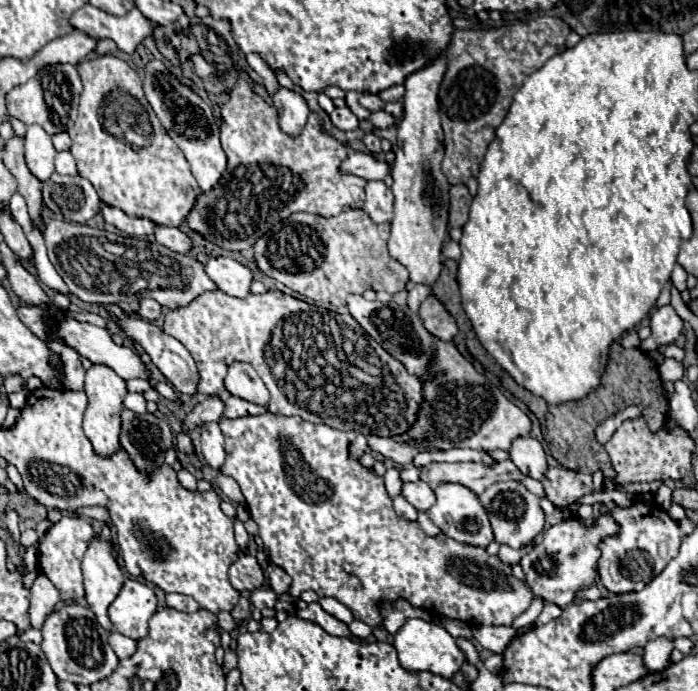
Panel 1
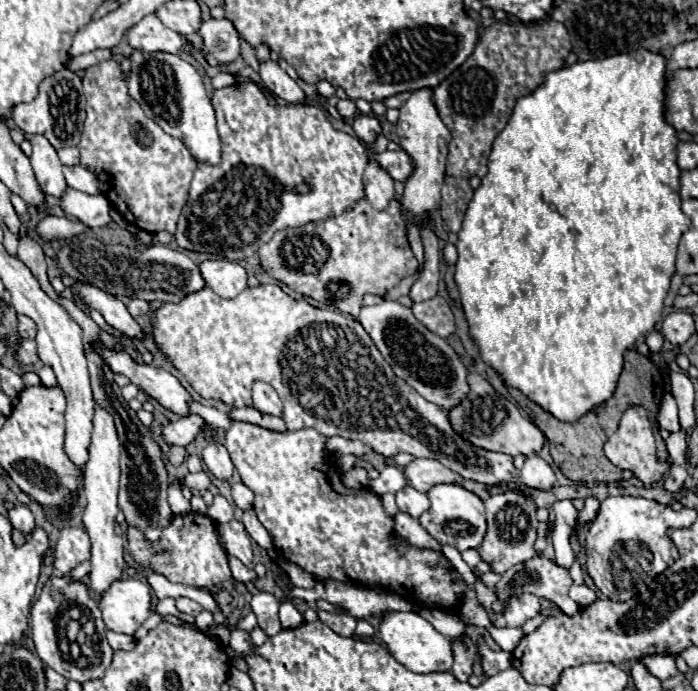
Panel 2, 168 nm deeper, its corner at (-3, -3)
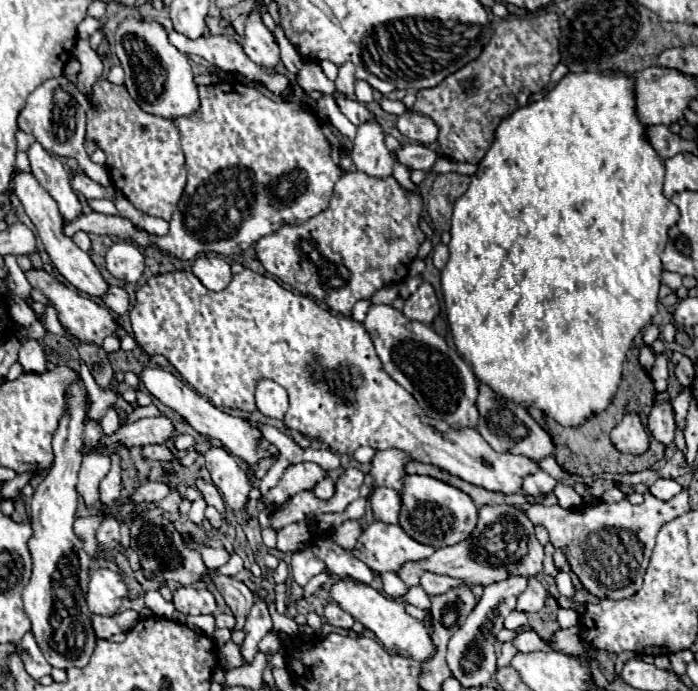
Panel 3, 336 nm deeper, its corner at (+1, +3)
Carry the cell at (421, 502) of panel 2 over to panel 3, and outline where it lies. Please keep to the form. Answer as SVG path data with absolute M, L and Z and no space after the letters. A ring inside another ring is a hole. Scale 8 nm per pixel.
M374 489L370 497L370 509L374 519L382 523L398 523L400 513L400 493L394 489Z

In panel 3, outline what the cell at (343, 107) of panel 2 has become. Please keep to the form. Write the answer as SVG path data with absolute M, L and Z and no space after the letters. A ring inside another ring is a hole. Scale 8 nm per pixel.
M344 63L338 67L338 77L336 77L336 89L338 93L346 97L354 97L354 65Z

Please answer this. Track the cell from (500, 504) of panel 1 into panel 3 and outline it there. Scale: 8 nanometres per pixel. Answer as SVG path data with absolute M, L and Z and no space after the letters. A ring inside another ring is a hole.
M484 505L478 511L478 525L468 539L452 547L436 549L426 559L408 561L396 571L396 575L408 587L420 585L420 575L424 571L456 577L466 581L468 585L490 585L490 583L504 581L510 575L534 577L542 571L542 559L544 559L544 547L538 543L534 535L534 525L528 521L528 517L520 509L510 505L496 505L496 507Z

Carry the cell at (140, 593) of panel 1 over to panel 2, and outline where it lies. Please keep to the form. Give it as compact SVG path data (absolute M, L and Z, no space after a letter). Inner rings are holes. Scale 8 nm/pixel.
M118 579L100 597L100 611L110 631L134 635L152 611L152 589L140 579Z

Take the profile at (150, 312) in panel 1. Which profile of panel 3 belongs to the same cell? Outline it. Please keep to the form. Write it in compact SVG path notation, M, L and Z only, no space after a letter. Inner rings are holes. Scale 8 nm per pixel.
M108 285L108 291L104 295L104 303L112 311L116 311L118 315L124 315L128 311L128 307L130 307L128 293L122 287L114 287L114 285Z

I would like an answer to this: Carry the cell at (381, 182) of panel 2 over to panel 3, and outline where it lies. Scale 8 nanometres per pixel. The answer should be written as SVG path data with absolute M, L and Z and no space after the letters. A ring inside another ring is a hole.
M370 119L358 127L354 147L352 147L352 161L358 171L364 171L372 177L390 177L392 175L394 155L386 149L384 137L386 137L386 133L374 119Z

